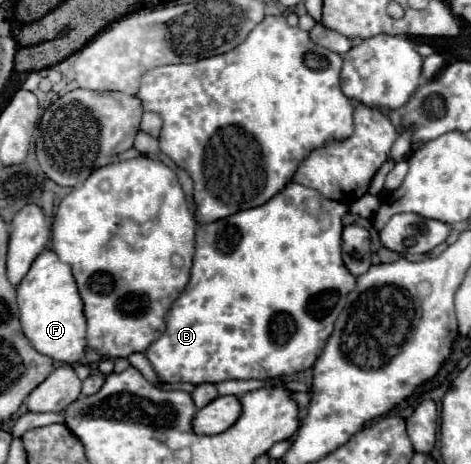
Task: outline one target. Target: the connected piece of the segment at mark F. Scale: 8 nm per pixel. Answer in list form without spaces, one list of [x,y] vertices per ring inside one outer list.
[[[46,249],[36,257],[16,291],[22,331],[32,347],[42,355],[52,357],[54,361],[70,365],[78,363],[86,355],[86,317],[72,269],[64,265],[54,251]]]

